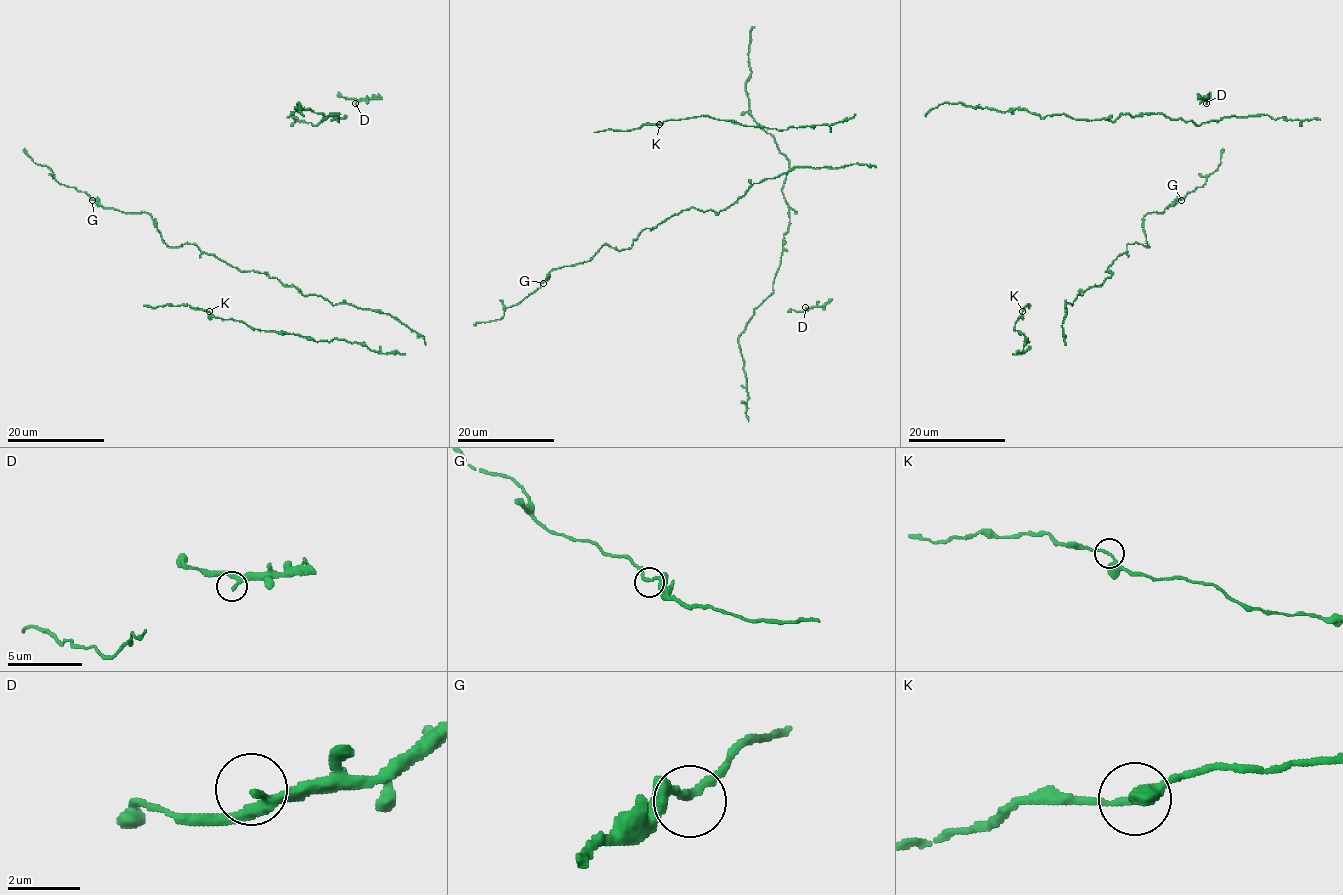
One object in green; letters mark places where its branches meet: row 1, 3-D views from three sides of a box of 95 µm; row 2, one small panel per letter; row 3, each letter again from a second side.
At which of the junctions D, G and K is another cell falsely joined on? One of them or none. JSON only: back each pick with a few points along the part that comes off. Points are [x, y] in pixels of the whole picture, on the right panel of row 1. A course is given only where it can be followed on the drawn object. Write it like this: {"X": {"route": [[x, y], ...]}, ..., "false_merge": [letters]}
{"false_merge": []}

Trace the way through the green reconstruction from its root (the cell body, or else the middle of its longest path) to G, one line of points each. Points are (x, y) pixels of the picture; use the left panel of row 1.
G: (284, 285), (260, 272), (239, 271), (193, 244), (171, 248), (148, 213), (103, 209), (92, 200)

